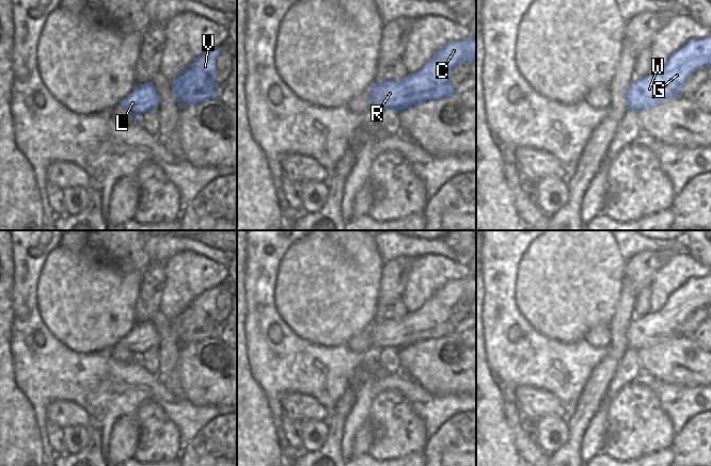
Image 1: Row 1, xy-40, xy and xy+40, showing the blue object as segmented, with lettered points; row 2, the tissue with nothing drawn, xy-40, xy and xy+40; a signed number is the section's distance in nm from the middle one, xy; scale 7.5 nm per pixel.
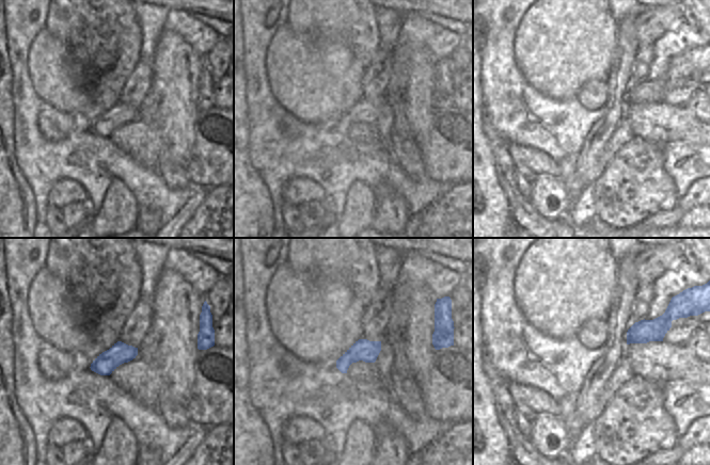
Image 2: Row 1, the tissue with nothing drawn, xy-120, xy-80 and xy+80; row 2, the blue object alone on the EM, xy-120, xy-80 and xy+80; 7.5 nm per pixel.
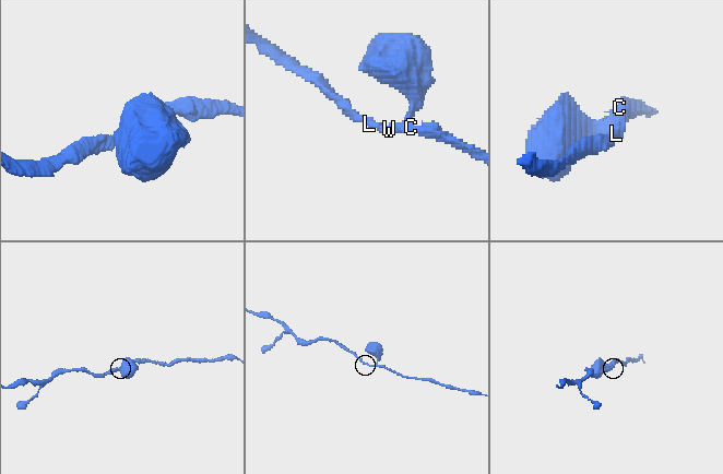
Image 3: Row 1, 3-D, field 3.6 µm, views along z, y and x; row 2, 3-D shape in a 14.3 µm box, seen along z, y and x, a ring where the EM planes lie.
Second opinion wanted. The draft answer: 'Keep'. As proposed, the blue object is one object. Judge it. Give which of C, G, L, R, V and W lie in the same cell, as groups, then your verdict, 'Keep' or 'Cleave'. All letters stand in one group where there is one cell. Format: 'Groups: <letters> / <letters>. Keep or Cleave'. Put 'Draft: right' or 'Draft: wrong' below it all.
Groups: C G L R V W. Keep.
Draft: right

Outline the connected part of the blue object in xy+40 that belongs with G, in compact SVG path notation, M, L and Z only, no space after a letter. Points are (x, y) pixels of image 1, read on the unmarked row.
M711 274L704 278L691 278L674 291L657 311L633 319L626 333L628 347L639 350L652 347L679 331L695 309L711 304Z

